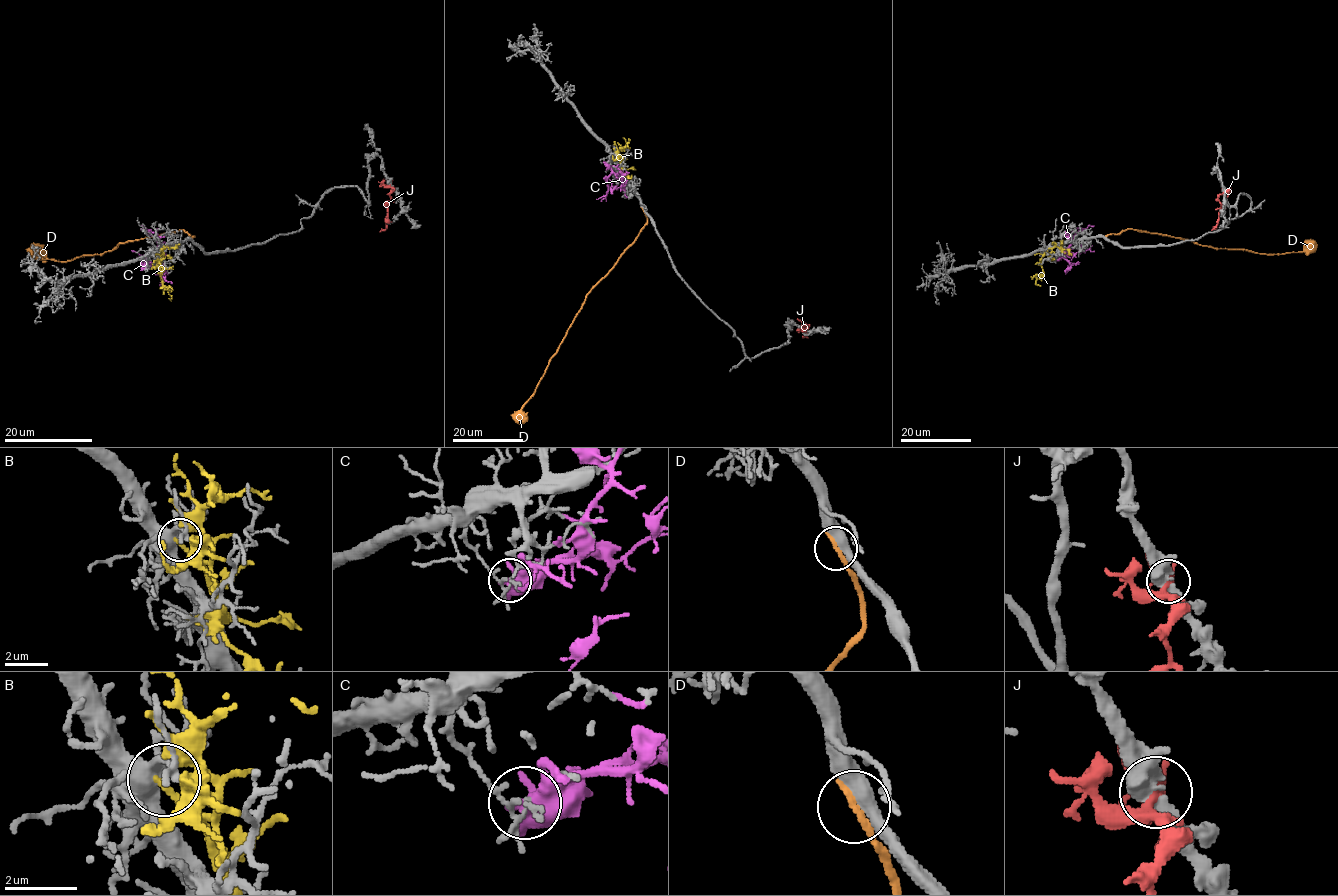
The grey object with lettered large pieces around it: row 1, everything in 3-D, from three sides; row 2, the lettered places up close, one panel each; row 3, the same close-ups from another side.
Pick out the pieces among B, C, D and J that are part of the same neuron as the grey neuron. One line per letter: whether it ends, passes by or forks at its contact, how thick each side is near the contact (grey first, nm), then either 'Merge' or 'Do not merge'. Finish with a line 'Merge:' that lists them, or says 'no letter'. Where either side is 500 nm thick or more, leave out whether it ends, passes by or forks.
B: It ends there. Thickness 440 nm (grey) against 180 nm. Do not merge
C: It forks there. Thickness 90 nm (grey) against 460 nm. Do not merge
D: It ends there. Thickness 480 nm (grey) against 240 nm. Merge
J: Thickness 550 nm (grey) against 320 nm. Do not merge
Merge: D

